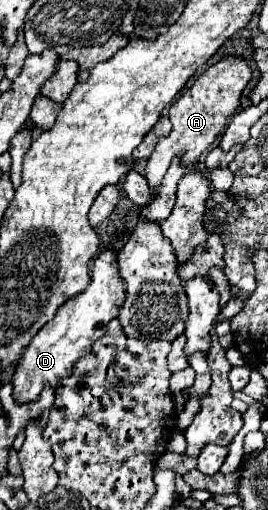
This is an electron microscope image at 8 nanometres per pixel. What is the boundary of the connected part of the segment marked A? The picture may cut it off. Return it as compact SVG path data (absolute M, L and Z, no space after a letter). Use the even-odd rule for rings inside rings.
M234 55L224 57L222 61L208 67L192 83L192 87L184 89L184 93L170 105L168 117L172 121L172 131L158 141L154 153L148 159L146 175L144 175L150 185L152 197L158 197L158 187L162 187L162 177L166 175L170 161L174 157L180 157L182 165L188 167L188 165L194 165L196 159L210 149L216 135L220 135L226 129L230 117L238 111L240 95L242 95L244 87L248 85L250 77L252 77L252 71L244 59L234 57Z

